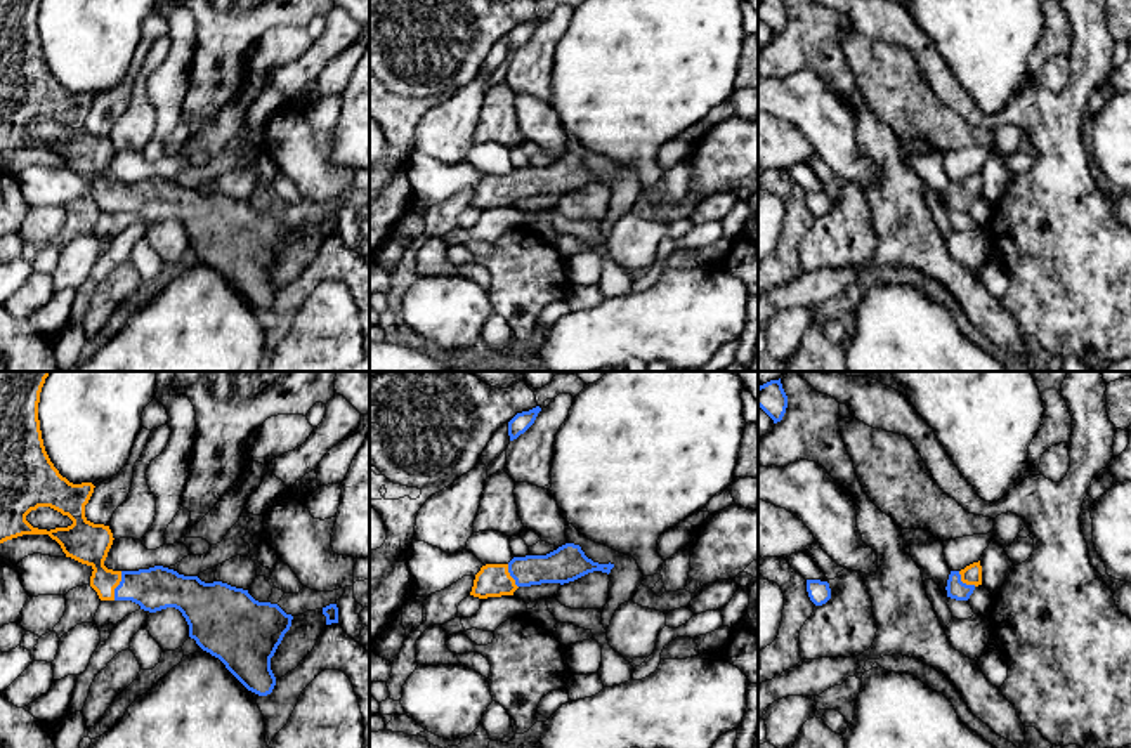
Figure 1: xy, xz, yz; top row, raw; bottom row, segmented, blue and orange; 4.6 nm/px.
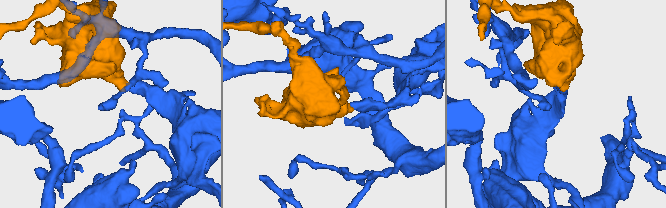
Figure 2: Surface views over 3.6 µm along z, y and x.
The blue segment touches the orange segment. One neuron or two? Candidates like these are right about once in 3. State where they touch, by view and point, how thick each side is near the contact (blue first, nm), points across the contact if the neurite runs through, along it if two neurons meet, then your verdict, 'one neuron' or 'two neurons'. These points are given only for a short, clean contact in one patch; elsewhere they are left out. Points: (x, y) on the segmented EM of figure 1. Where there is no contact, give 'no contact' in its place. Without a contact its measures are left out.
meets blue in xy at (118, 585); 200 nm thick on the blue side, 190 nm on the other; runs through xy (155, 589), (118, 585), (98, 566), (89, 544); one neuron

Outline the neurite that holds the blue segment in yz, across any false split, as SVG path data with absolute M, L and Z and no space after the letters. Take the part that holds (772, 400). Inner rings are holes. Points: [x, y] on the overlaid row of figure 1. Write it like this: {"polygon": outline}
{"polygon": "M781 378L758 387L758 406L774 420L774 423L782 420L788 408L788 396Z"}

